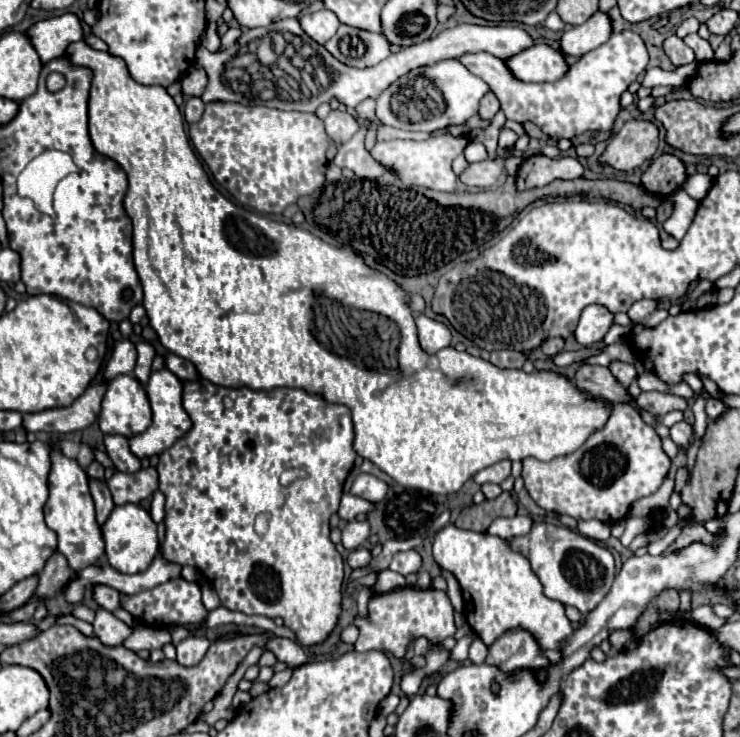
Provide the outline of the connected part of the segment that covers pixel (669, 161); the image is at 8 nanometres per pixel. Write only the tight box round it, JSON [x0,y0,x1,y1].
[642,155,686,197]

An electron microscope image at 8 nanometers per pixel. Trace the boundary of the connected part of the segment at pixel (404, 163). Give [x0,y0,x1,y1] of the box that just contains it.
[370,135,468,191]

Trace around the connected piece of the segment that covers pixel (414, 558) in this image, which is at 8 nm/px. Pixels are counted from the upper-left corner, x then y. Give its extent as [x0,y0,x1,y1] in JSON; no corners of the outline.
[390,551,422,575]

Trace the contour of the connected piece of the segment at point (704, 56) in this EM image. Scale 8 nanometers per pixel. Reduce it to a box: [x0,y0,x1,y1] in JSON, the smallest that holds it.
[684,33,714,61]

